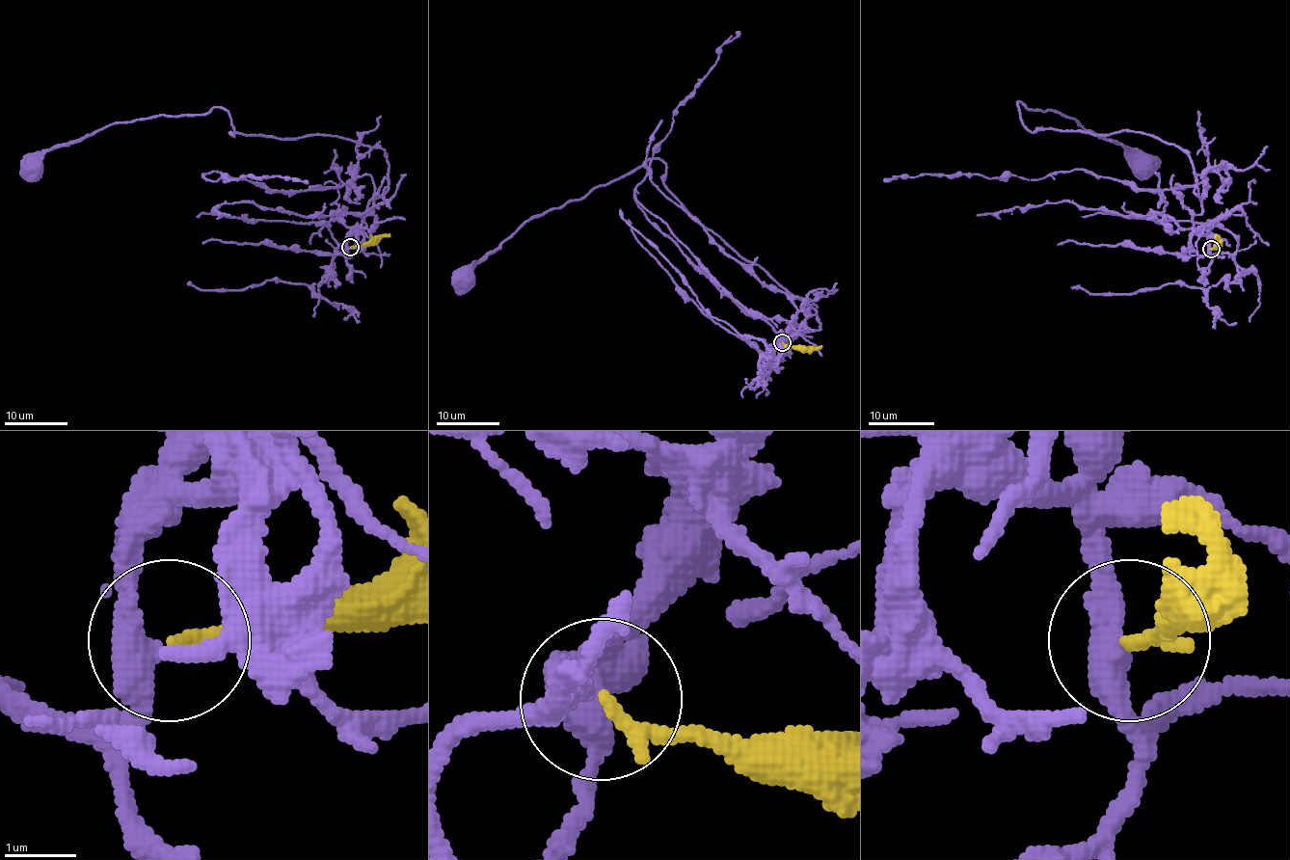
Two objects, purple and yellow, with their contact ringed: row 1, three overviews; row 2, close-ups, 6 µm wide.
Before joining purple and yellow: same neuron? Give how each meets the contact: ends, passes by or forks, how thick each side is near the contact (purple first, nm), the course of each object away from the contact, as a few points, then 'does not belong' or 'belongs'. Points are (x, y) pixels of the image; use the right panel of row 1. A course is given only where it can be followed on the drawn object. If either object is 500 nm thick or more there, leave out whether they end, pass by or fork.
purple passes by; yellow ends; calibres 400 and 200 nm; course purple (1211, 249), (1193, 223), (1199, 193), (1180, 148), (1129, 130), (1032, 132), (1018, 102), (1071, 117), (1143, 167); course yellow (1211, 249), (1215, 247), (1216, 234); belongs

